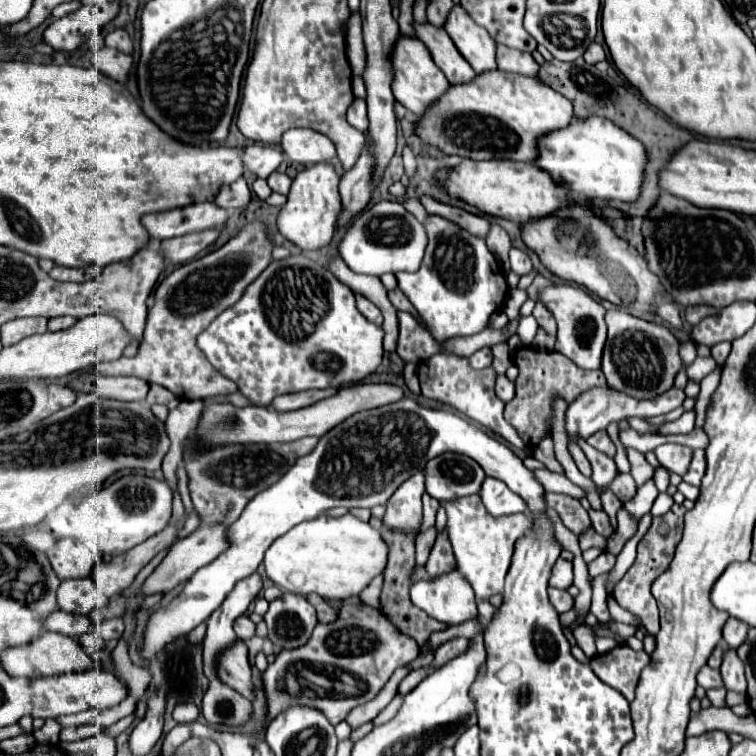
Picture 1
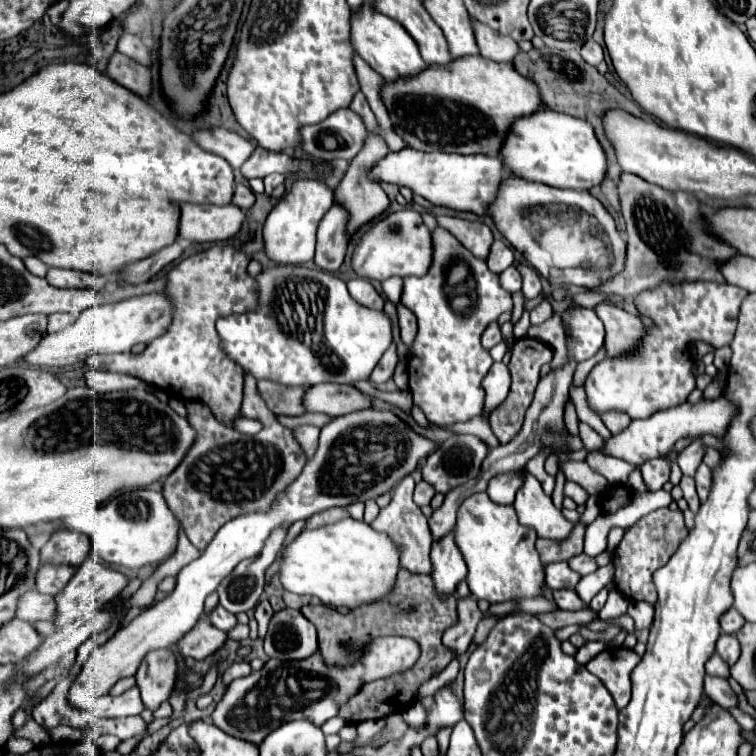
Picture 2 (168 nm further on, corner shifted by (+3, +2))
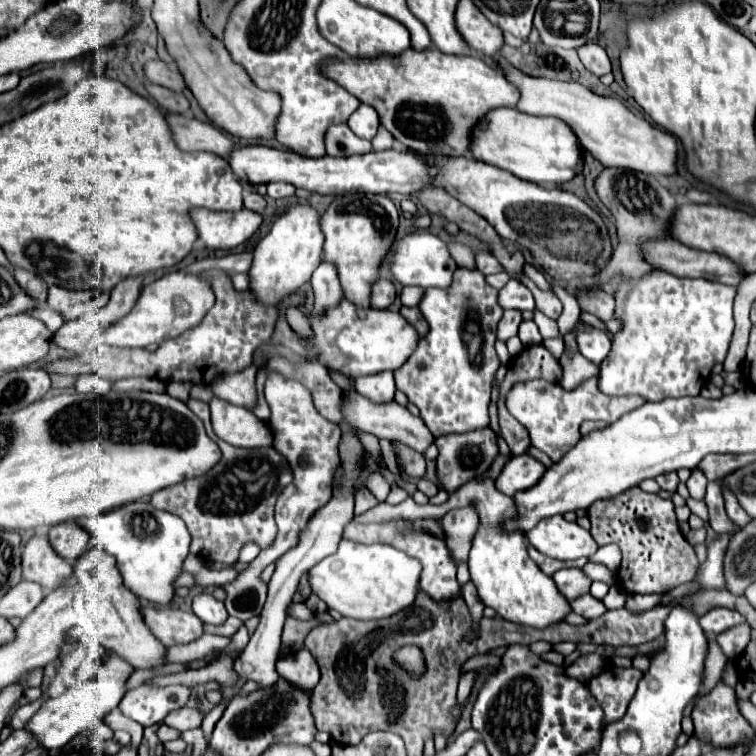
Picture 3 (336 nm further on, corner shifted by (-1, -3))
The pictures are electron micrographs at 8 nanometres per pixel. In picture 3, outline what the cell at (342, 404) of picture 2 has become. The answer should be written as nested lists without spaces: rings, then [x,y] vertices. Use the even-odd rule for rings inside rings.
[[[349,393],[347,397],[341,399],[341,413],[343,413],[343,421],[347,421],[351,427],[355,427],[359,431],[367,431],[379,439],[401,441],[419,453],[423,453],[435,441],[435,437],[431,435],[427,425],[419,417],[411,415],[397,401],[389,401],[387,405],[375,405],[375,401],[367,401],[367,397],[363,397],[361,393]]]

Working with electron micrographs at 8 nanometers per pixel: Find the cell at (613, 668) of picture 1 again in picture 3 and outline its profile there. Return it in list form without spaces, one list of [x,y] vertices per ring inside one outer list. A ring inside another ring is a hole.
[[[609,665],[589,681],[589,689],[605,711],[605,723],[619,721],[637,689],[637,681],[643,677],[639,669]]]

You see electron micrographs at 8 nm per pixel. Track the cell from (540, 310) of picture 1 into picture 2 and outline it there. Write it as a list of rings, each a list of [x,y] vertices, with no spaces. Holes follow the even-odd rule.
[[[513,262],[513,266],[521,272],[521,278],[523,278],[523,294],[527,298],[539,296],[541,294],[541,278],[535,272],[535,268],[531,268],[527,264],[519,264],[519,262]]]

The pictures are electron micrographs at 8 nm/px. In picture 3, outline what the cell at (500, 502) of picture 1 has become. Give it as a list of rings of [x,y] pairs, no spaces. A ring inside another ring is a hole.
[[[517,455],[513,461],[507,463],[503,475],[497,477],[495,487],[507,497],[515,497],[517,491],[531,489],[535,481],[543,477],[543,473],[545,467],[537,459],[533,459],[531,455]]]

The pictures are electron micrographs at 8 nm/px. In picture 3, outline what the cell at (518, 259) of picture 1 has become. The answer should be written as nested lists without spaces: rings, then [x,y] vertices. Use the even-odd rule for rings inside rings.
[[[509,279],[509,283],[499,291],[499,305],[503,309],[535,309],[535,299],[531,295],[531,291],[517,279]]]

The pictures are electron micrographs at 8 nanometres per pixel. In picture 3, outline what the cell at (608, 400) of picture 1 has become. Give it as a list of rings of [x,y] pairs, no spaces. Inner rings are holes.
[[[665,271],[649,273],[647,277],[631,283],[621,283],[617,289],[617,309],[615,315],[625,321],[623,329],[613,339],[613,349],[607,359],[601,363],[599,371],[599,389],[607,395],[641,395],[647,401],[661,401],[667,397],[685,397],[699,395],[703,387],[701,361],[699,357],[709,357],[707,369],[713,361],[723,361],[733,337],[735,319],[733,319],[733,301],[737,289],[711,283],[707,279],[685,279],[675,277]]]

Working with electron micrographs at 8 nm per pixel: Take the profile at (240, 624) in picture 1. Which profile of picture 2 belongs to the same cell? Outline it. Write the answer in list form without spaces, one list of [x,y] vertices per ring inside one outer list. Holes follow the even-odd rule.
[[[217,606],[215,610],[211,610],[211,612],[207,614],[207,620],[209,620],[215,628],[219,628],[219,630],[223,630],[223,632],[231,630],[231,628],[237,624],[235,616],[233,616],[231,612],[227,612],[223,606]]]

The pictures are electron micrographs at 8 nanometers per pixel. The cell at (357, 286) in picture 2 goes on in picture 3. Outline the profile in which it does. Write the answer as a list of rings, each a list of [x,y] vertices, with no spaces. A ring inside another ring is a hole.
[[[379,279],[379,281],[373,285],[373,289],[371,289],[369,303],[371,303],[371,307],[375,307],[375,309],[387,309],[387,307],[393,303],[395,295],[397,295],[395,285],[393,285],[389,279]]]

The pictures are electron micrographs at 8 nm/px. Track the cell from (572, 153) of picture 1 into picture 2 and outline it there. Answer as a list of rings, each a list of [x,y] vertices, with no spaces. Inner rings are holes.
[[[537,110],[529,116],[517,118],[503,142],[501,160],[513,176],[553,188],[573,190],[589,190],[591,186],[599,186],[607,168],[605,152],[599,146],[593,128],[579,118],[553,110]]]

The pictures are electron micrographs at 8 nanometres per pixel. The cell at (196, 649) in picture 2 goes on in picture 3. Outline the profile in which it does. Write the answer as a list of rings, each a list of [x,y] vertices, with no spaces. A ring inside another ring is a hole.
[[[145,607],[143,617],[151,633],[165,645],[187,645],[203,635],[203,623],[195,613],[187,613],[173,607]]]

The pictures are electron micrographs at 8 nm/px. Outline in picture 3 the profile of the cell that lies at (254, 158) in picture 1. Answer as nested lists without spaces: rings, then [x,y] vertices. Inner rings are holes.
[[[167,115],[167,123],[173,131],[173,139],[183,151],[209,151],[223,159],[229,157],[231,151],[239,149],[235,139],[223,129],[199,121],[193,115]]]

